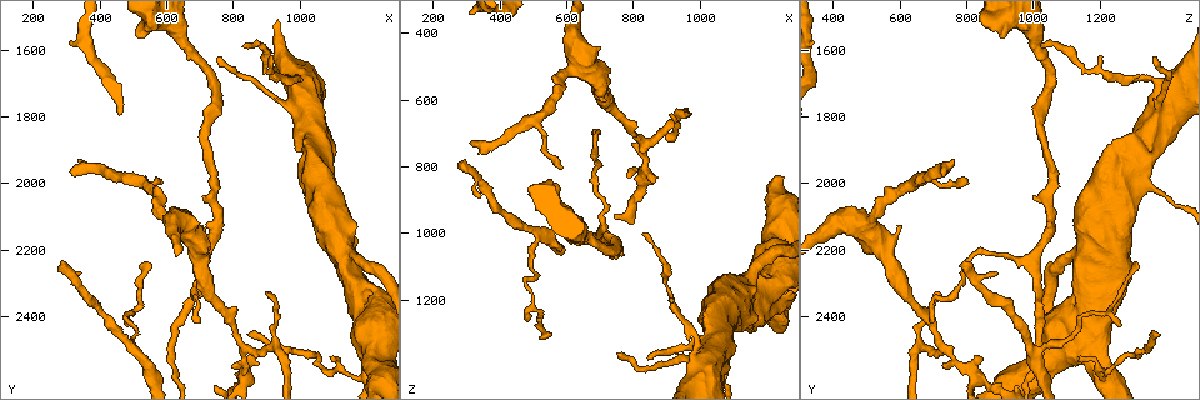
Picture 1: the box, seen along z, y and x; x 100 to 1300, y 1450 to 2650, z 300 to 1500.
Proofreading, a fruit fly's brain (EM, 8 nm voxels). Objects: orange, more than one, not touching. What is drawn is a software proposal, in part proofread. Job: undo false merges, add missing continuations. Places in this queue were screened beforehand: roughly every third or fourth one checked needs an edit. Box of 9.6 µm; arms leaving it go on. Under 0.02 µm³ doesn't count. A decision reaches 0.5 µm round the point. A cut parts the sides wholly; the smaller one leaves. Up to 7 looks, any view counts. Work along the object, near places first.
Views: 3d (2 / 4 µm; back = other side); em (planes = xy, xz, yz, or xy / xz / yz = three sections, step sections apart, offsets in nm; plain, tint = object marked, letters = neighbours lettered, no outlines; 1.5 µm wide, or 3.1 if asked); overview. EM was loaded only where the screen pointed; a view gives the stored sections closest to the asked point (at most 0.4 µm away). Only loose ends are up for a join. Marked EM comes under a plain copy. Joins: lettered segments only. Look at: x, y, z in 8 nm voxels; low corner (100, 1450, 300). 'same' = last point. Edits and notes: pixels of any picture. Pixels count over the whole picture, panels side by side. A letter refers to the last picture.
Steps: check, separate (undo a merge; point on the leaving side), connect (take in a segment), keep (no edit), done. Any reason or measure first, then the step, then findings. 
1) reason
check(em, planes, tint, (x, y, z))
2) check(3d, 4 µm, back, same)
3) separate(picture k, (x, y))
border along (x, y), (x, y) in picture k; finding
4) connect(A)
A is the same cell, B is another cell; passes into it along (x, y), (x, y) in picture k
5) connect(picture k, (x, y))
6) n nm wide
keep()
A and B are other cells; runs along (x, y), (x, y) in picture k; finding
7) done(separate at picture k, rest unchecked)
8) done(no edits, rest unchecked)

thick turns thin
check(3d, 2 µm, (1210, 2590, 1210))

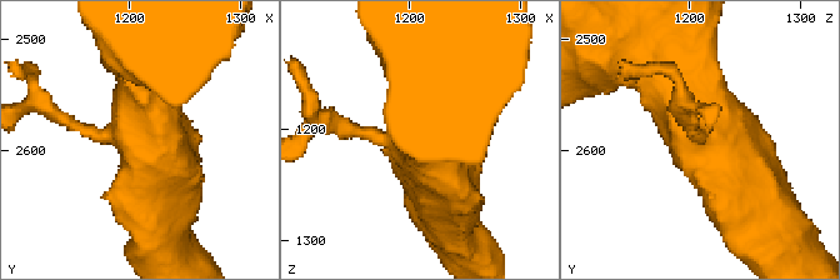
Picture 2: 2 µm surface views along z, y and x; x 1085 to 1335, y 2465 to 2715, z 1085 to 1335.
3 arms; shape alone is not enough
check(em, xy, step 4, tint, (1208, 2582, 1208))

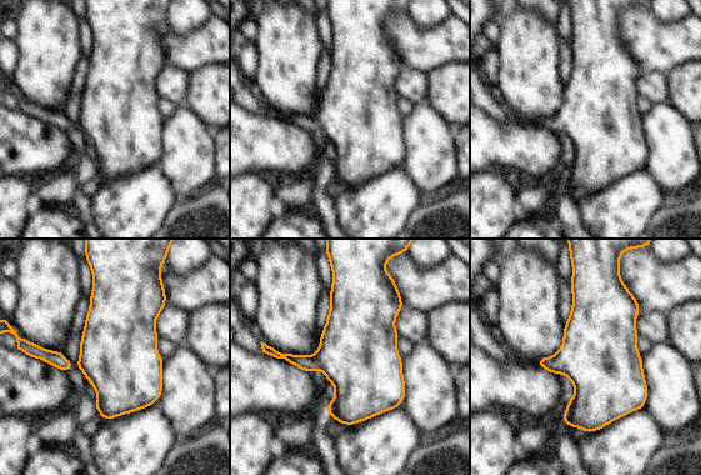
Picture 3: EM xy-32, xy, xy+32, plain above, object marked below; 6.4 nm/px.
another direction
check(em, planes, letters, same)

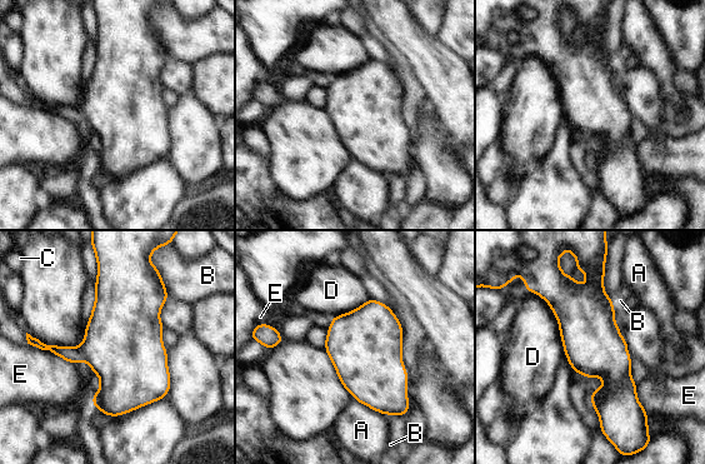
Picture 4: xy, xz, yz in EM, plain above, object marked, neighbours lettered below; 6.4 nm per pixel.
keep()
A, B, C, D and E are other cells; border along (548, 305), (556, 319), (565, 353) in picture 4; continuous, no second neuron

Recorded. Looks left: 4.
thin neck
check(3d, 4 µm, (680, 2210, 880))

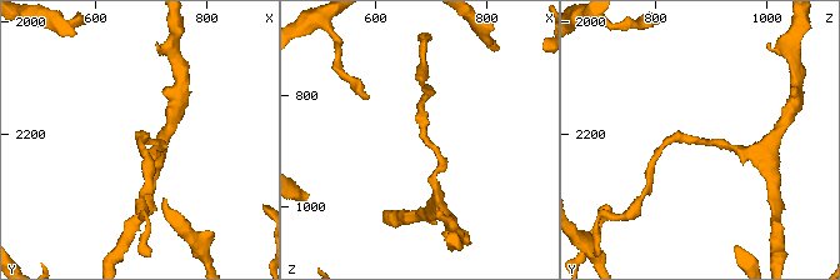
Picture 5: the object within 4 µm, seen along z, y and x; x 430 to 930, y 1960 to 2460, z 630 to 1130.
check(em, planes, letters, (690, 2210, 880))

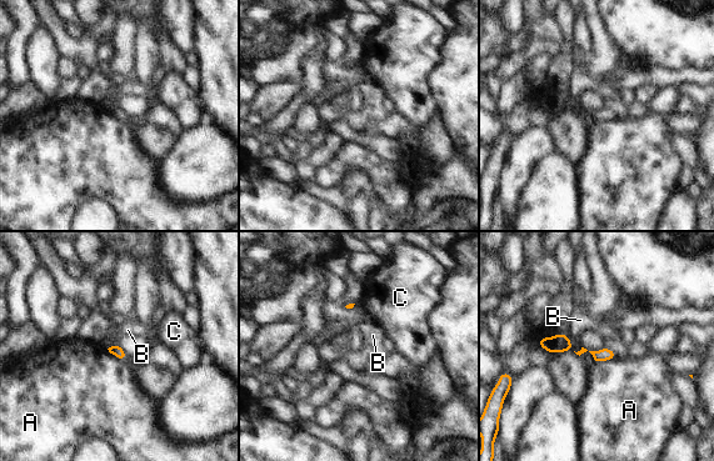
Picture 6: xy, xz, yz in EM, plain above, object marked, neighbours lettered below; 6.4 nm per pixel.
keep()
A, B and C are other cells; continuous, no second neuron

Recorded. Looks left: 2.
done(no edits, rest unchecked)

